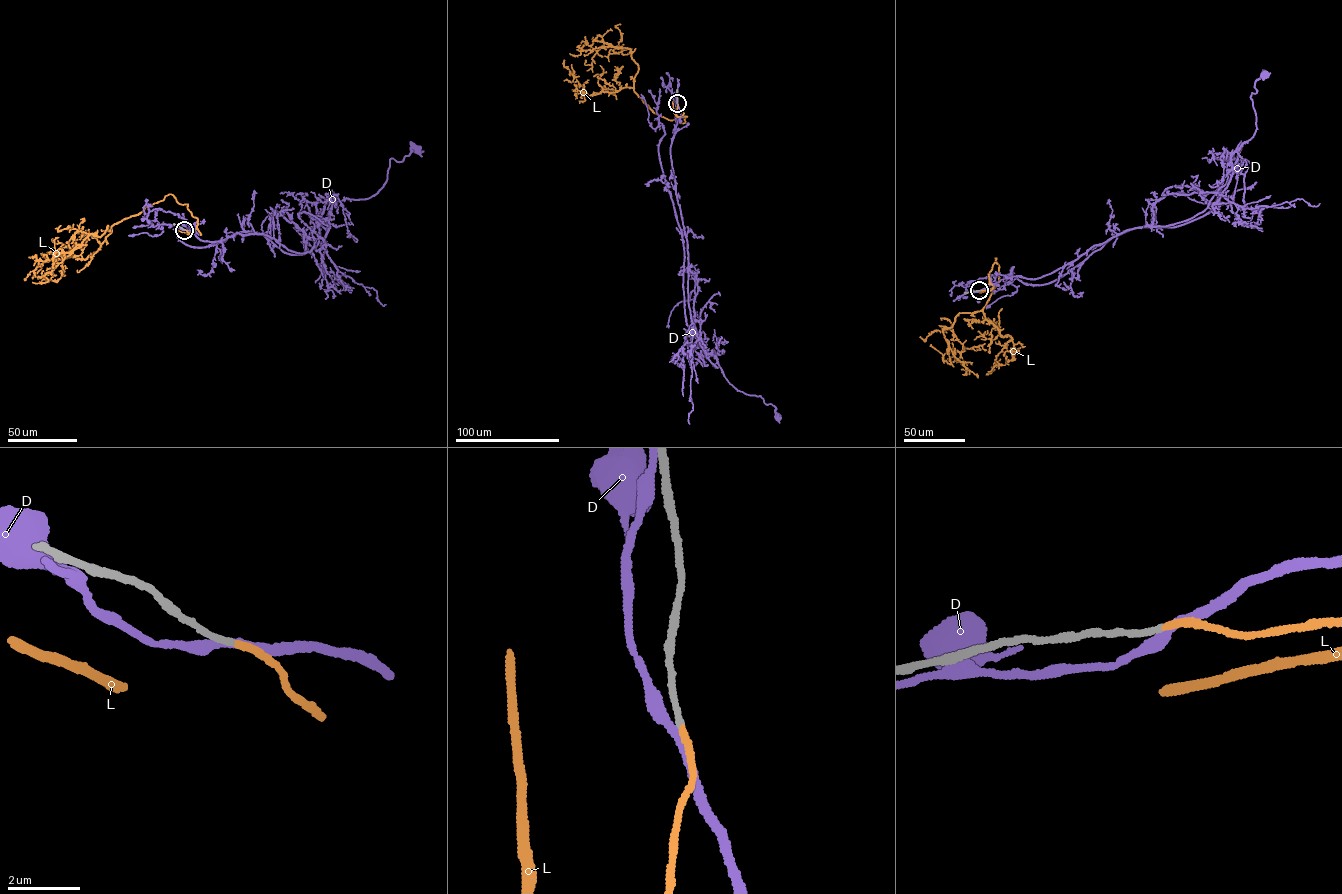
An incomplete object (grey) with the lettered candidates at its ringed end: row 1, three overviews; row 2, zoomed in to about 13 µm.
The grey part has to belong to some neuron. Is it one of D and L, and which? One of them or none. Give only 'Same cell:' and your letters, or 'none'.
Same cell: L

